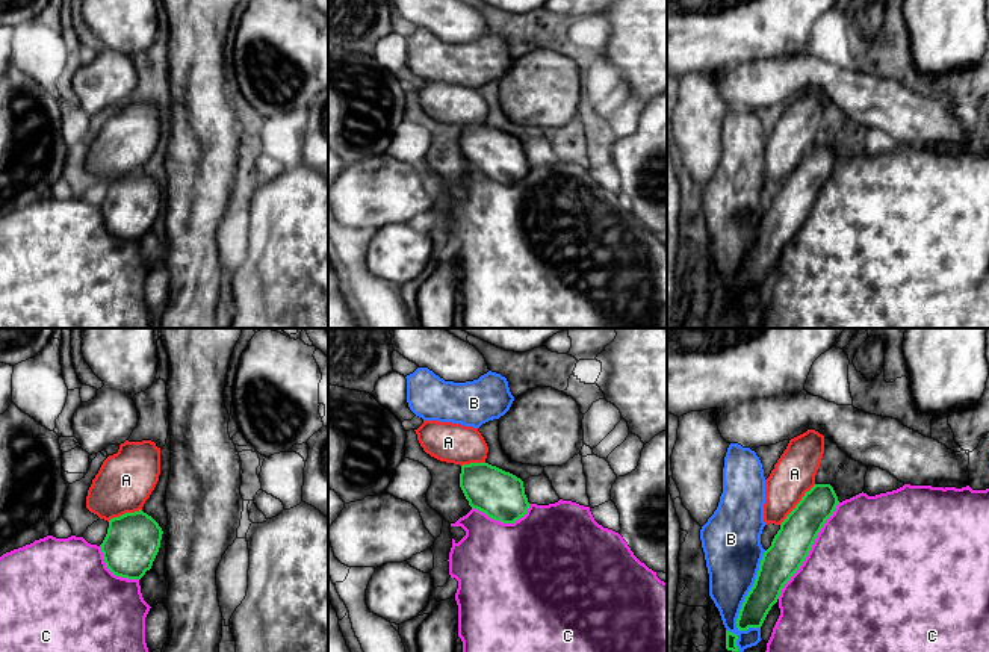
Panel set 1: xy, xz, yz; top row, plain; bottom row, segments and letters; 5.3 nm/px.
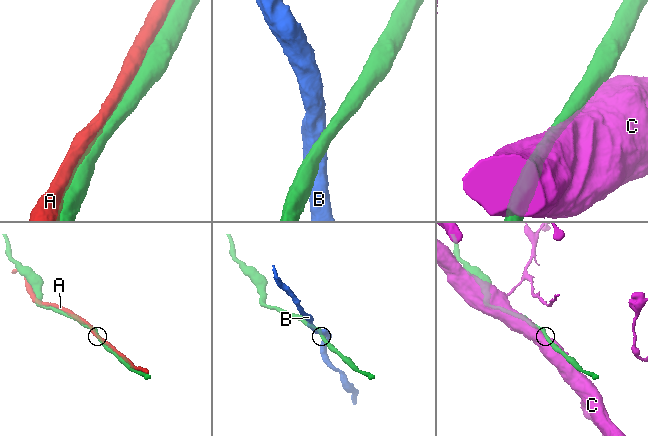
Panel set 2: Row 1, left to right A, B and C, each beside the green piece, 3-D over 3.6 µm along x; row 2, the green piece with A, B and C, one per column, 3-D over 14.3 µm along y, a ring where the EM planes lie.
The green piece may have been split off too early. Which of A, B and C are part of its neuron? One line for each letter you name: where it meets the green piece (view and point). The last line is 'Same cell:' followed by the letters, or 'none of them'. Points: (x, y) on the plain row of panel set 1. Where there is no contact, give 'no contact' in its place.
A: contact yz (797, 165)
Same cell: A

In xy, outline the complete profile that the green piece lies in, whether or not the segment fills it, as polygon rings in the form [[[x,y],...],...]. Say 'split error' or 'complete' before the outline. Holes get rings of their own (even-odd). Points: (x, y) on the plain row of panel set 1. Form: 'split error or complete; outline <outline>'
complete; outline [[[142,171],[110,180],[100,206],[106,228],[116,238],[141,241],[153,227],[162,195],[159,185]]]

